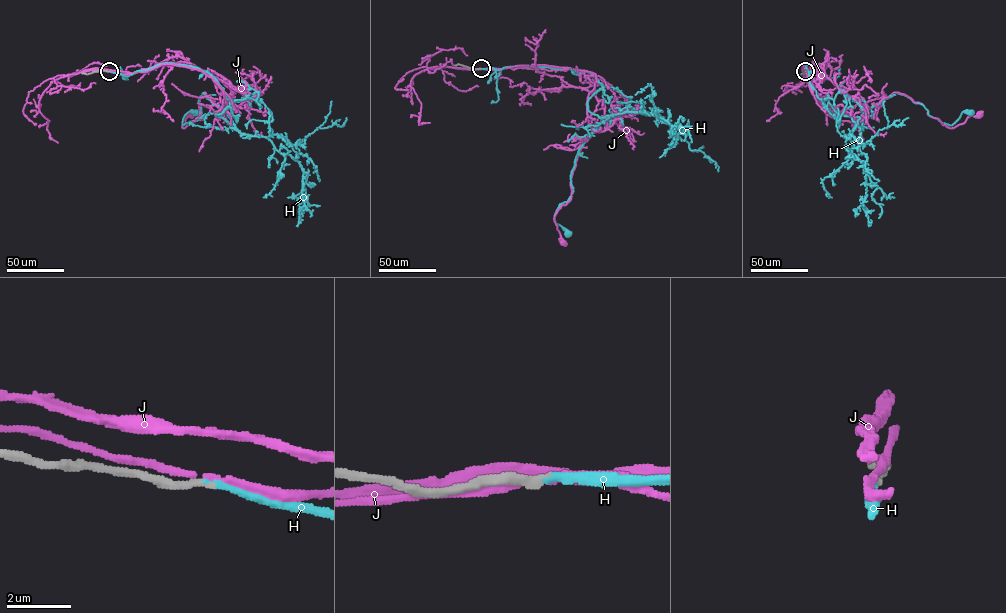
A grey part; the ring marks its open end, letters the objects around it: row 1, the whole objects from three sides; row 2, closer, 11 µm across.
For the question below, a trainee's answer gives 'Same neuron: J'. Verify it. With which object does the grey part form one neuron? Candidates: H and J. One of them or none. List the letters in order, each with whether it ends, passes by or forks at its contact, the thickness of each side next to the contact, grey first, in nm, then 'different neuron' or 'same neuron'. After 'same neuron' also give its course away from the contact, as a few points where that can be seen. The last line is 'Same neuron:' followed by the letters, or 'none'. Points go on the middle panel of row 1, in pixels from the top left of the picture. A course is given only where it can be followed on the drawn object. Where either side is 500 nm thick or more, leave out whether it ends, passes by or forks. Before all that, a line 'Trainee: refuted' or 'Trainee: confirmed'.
Trainee: refuted
H: it ends there; 260 nm thick on the grey side, 240 nm on the other; same neuron; it runs (481, 69), (569, 69), (603, 86), (588, 110), (609, 116), (578, 152), (573, 192), (555, 214), (568, 234)
J: it passes by; 280 nm thick on the grey side, 170 nm on the other; different neuron
Same neuron: H

